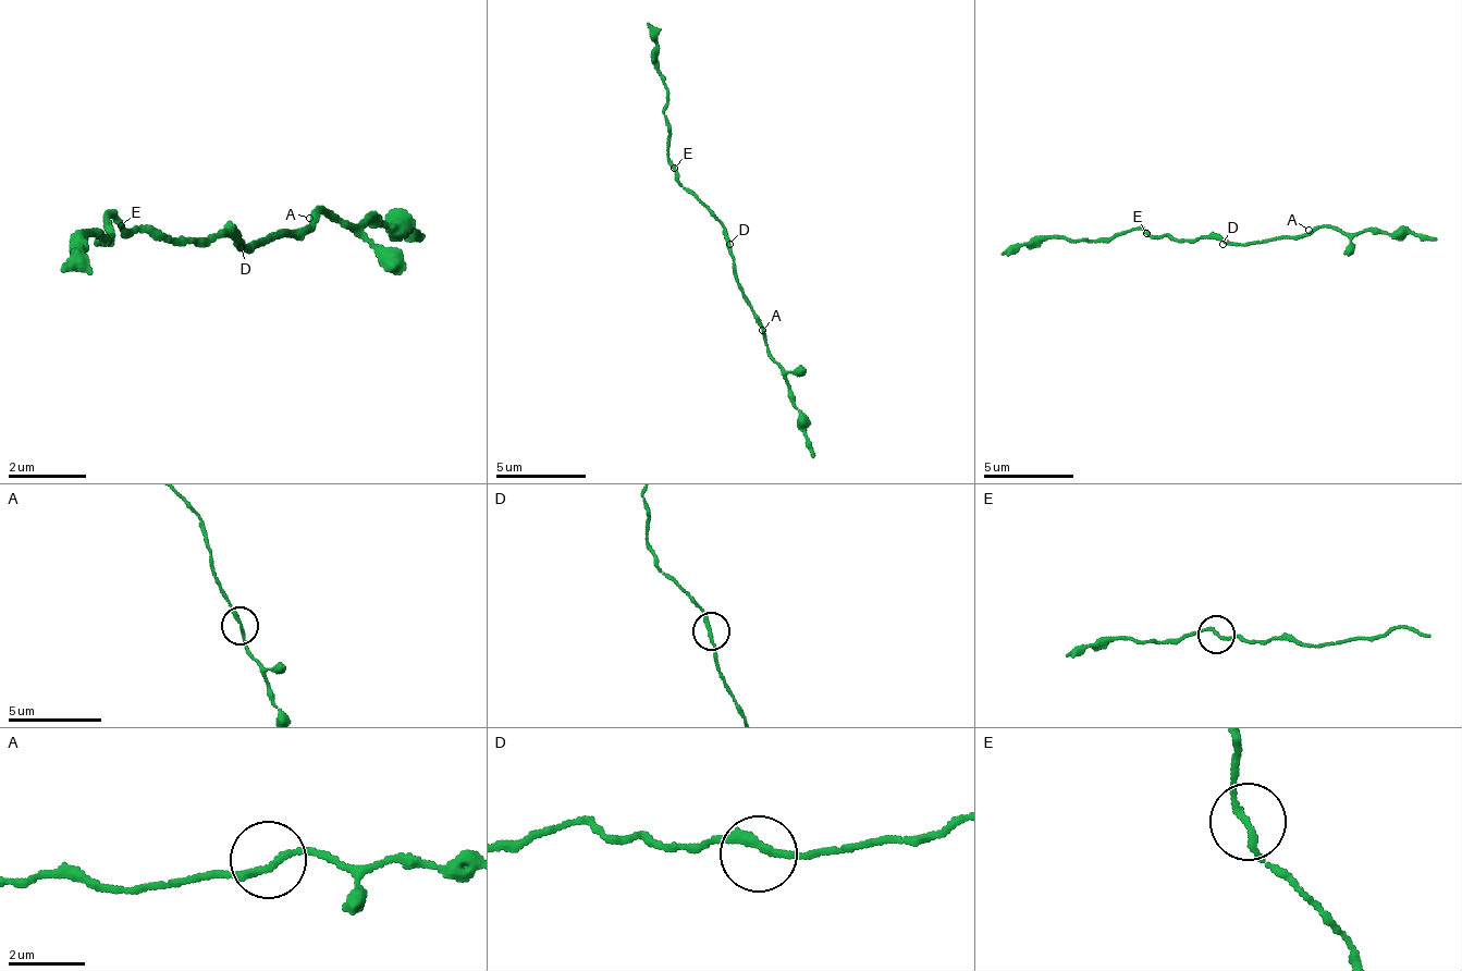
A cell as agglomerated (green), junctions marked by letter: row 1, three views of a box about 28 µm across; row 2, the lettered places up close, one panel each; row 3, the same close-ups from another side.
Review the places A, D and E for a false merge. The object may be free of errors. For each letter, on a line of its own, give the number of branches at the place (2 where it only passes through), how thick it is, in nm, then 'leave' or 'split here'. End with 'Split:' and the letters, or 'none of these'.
A: 2 | 160 nm | leave
D: 2 | 200 nm | leave
E: 2 | 160 nm | leave
Split: none of these

